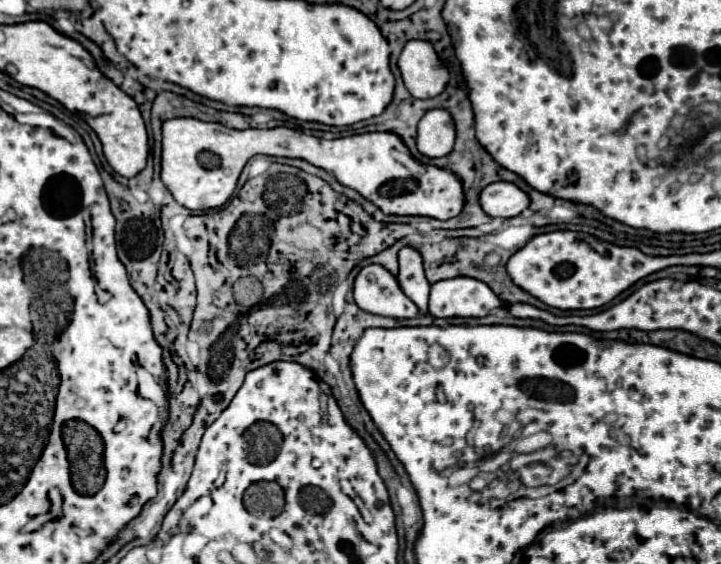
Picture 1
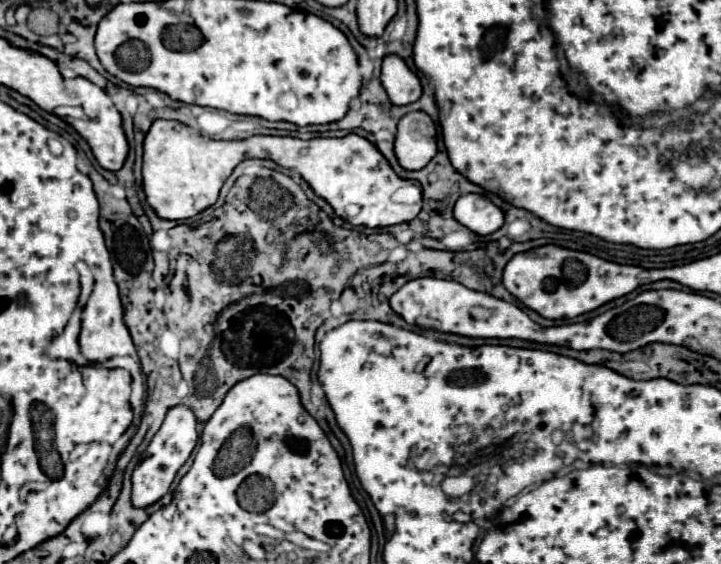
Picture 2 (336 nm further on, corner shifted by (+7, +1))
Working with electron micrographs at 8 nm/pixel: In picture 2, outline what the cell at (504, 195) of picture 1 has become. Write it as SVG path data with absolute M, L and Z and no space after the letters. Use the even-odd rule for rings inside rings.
M467 194L455 202L455 220L479 236L493 234L503 226L503 212L481 194Z

